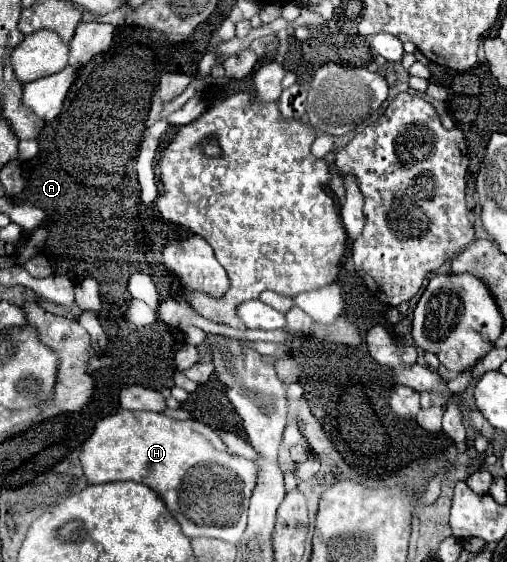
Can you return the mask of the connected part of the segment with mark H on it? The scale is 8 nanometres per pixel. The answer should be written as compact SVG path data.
M123 410L97 422L93 434L83 442L79 460L83 474L91 484L133 480L149 486L165 502L169 512L173 512L173 518L179 522L185 536L213 536L237 544L247 526L249 496L255 488L257 470L251 460L229 454L219 438L213 428L199 420L173 420L157 412Z

